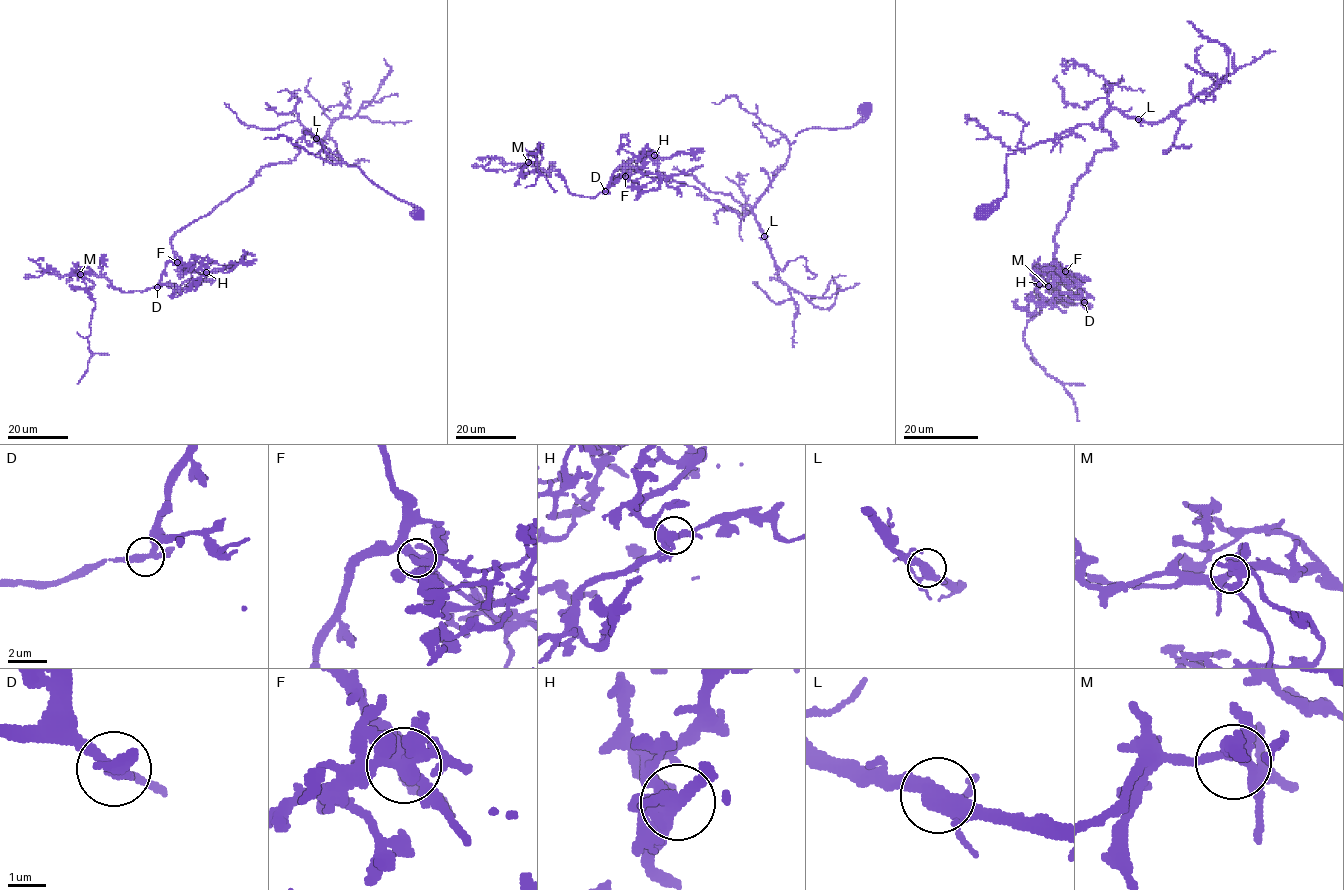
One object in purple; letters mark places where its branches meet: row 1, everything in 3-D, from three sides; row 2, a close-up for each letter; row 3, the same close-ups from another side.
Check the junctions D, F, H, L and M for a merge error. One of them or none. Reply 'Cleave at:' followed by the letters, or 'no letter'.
Cleave at: no letter

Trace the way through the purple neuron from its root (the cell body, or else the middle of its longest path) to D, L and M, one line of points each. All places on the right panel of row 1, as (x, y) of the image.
D: (984, 211), (1006, 193), (1007, 154), (1102, 119), (1116, 146), (1094, 153), (1054, 237), (1084, 302)
L: (984, 211), (1006, 193), (1007, 154), (1056, 138), (1080, 124), (1097, 129), (1103, 117), (1114, 108), (1138, 120)
M: (984, 211), (1006, 193), (1007, 154), (1102, 119), (1116, 146), (1094, 153), (1054, 237), (1091, 306), (1048, 286)

